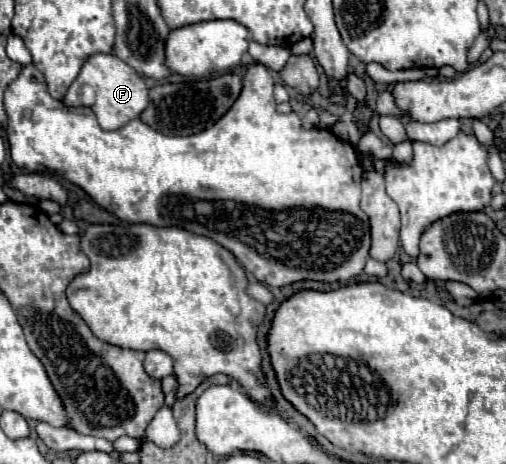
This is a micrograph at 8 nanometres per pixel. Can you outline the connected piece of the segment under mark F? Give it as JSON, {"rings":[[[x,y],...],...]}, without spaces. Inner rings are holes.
{"rings":[[[94,53],[84,61],[80,75],[74,79],[74,83],[70,85],[70,89],[64,97],[66,105],[72,105],[72,107],[82,105],[80,91],[84,85],[94,89],[96,99],[90,109],[98,117],[100,127],[106,131],[120,129],[126,121],[138,117],[142,113],[142,109],[146,109],[146,105],[148,105],[148,87],[146,87],[144,79],[130,65],[126,65],[126,61],[118,59],[114,53]]]}

